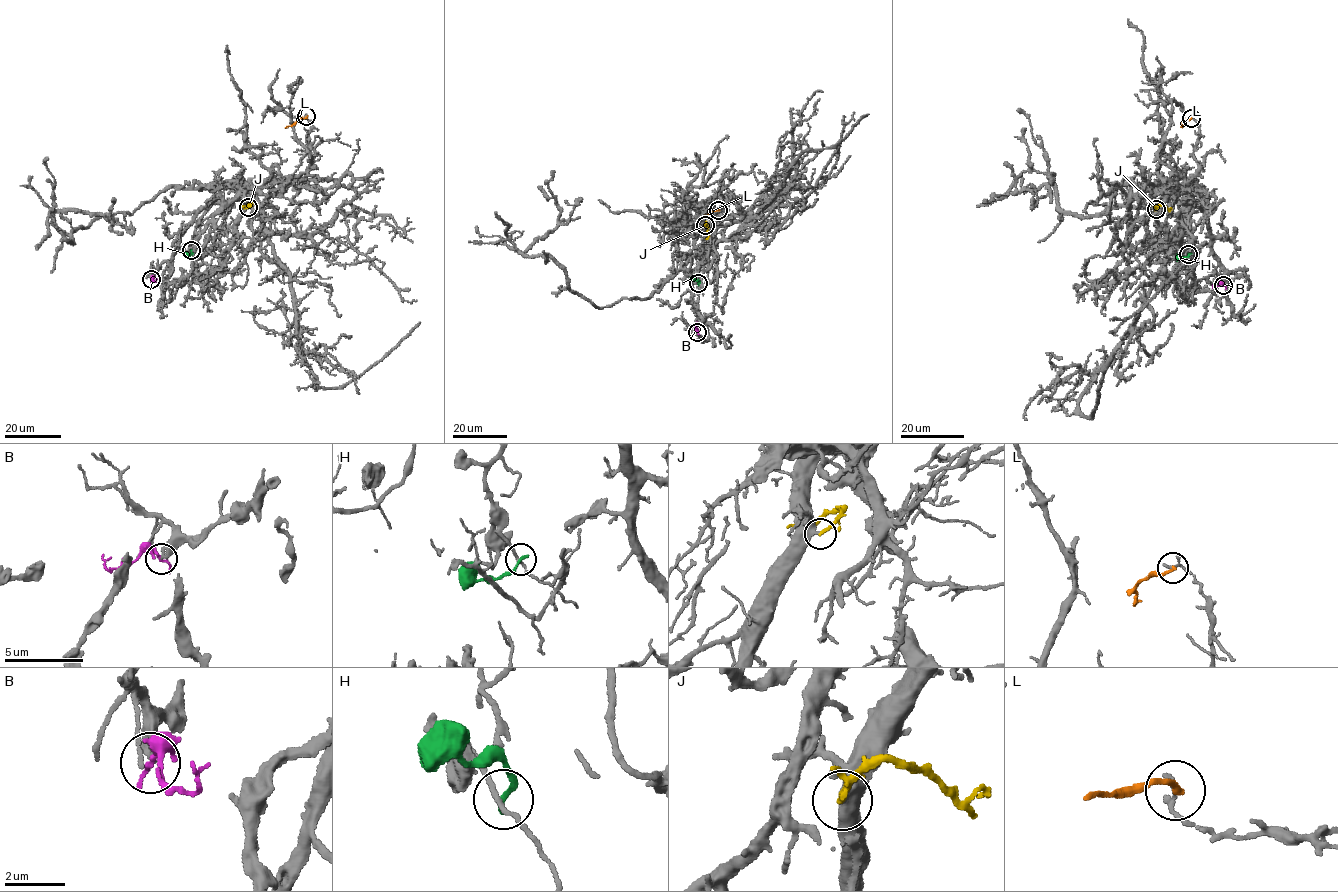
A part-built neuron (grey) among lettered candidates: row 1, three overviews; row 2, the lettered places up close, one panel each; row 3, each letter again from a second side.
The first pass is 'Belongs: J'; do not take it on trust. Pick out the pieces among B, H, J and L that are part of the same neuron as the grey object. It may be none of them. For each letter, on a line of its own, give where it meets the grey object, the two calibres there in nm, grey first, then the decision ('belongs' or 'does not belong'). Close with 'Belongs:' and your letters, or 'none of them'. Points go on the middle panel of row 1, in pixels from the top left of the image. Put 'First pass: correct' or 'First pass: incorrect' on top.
First pass: correct
B: contact (697, 332); calibres 280 and 240 nm; does not belong
H: contact (698, 283); calibres 140 and 190 nm; does not belong
J: contact (705, 225); calibres 460 and 200 nm; belongs
L: contact (718, 210); calibres 200 and 220 nm; does not belong
Belongs: J

